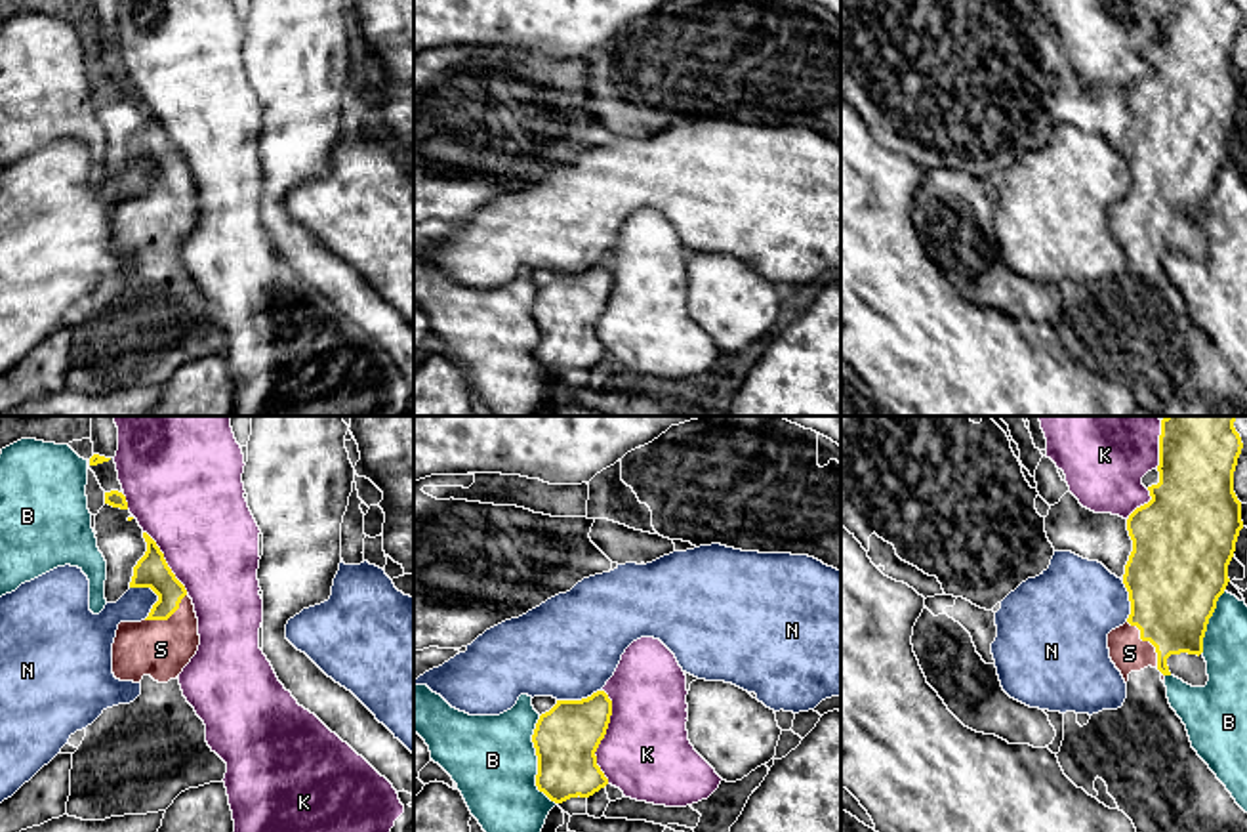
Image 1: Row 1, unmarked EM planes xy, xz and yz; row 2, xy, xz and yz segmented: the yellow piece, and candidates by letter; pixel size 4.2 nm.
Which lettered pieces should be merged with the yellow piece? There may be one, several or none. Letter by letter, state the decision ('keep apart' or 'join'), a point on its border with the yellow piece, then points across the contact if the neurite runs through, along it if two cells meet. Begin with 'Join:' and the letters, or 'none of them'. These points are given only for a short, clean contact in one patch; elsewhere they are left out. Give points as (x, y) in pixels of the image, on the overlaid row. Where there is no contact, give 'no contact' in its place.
Join: S
B: keep apart; meets yellow in xz at (538, 762)
K: keep apart; meets yellow in xz at (603, 737)
N: keep apart; meets yellow in xy at (155, 592); border along xy (130, 586), (147, 586), (157, 596), (157, 602), (143, 619)
S: join; meets yellow in yz at (1148, 640)

